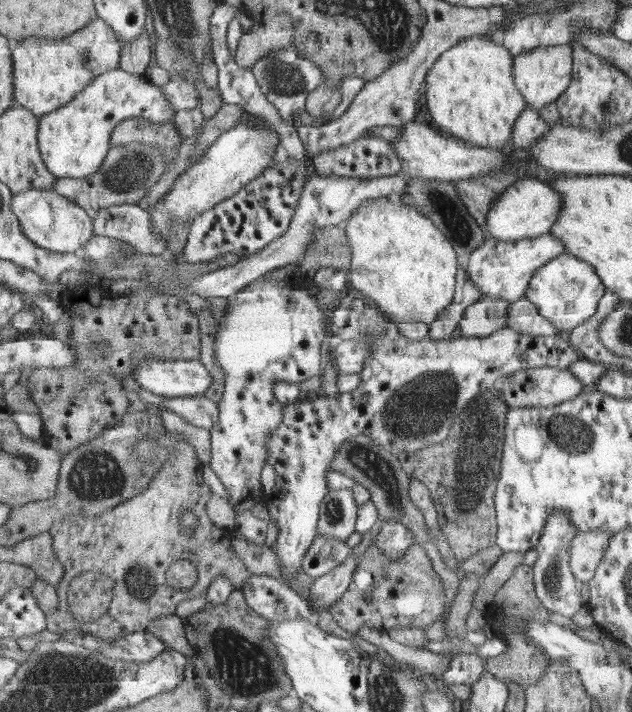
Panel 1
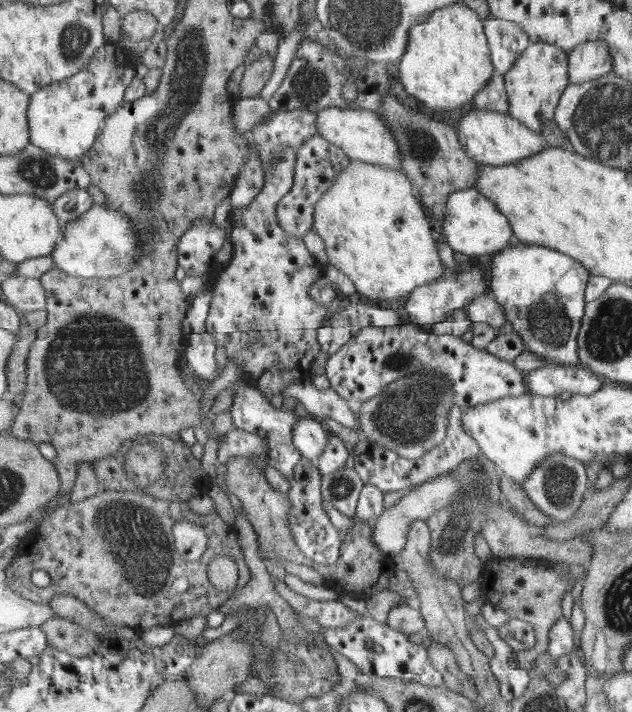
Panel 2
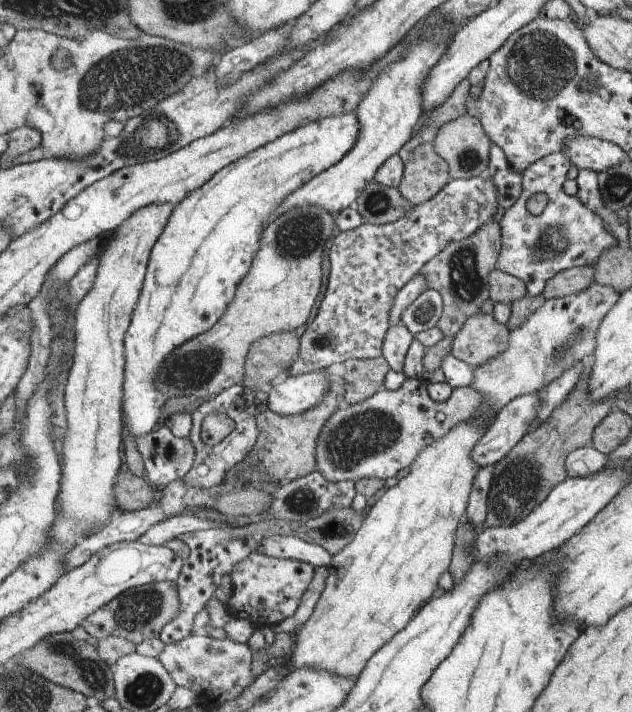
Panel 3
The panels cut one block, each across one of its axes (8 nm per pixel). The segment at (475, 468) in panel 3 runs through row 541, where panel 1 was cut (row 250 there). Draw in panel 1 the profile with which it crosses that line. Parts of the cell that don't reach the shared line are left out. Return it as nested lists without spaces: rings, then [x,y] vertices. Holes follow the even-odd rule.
[[[394,196],[364,201],[347,220],[345,230],[351,248],[350,282],[398,325],[413,322],[433,324],[455,300],[461,262],[449,238],[432,221],[415,206],[403,204]]]

